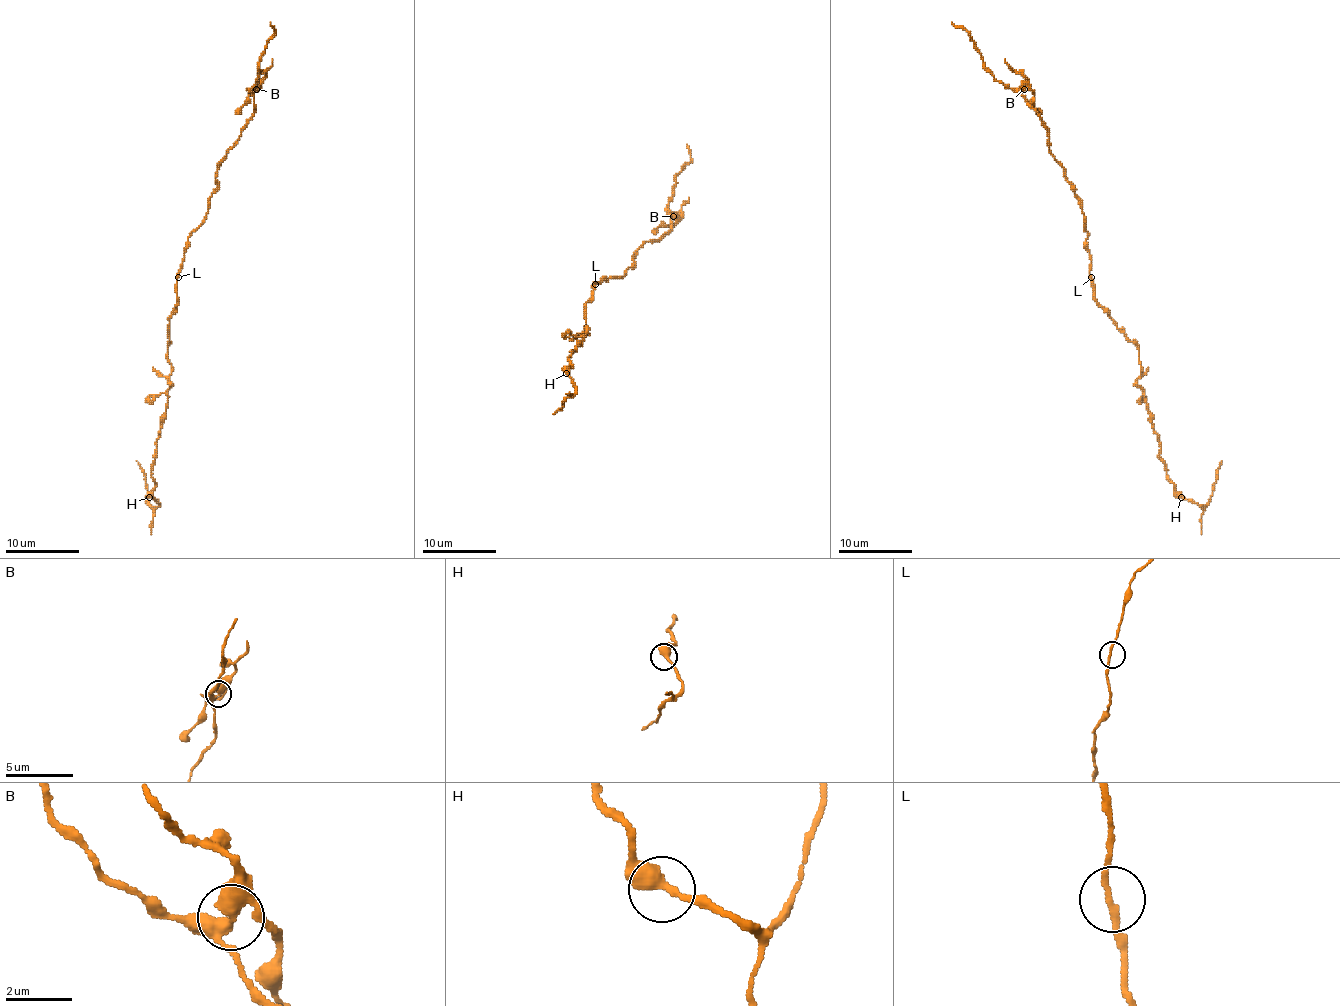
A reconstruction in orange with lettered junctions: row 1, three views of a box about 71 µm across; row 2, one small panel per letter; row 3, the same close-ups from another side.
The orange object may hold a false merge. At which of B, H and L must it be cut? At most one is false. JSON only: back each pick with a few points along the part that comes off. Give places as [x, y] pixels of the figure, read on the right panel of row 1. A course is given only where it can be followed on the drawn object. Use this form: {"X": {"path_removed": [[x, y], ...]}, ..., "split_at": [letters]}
{"B": {"path_removed": [[1023, 88], [1032, 92], [1034, 108], [1040, 114]]}, "split_at": ["B"]}

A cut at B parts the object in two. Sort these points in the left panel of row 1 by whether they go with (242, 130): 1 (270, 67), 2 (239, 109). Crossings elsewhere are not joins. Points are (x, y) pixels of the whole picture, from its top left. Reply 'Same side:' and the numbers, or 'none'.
Same side: none

